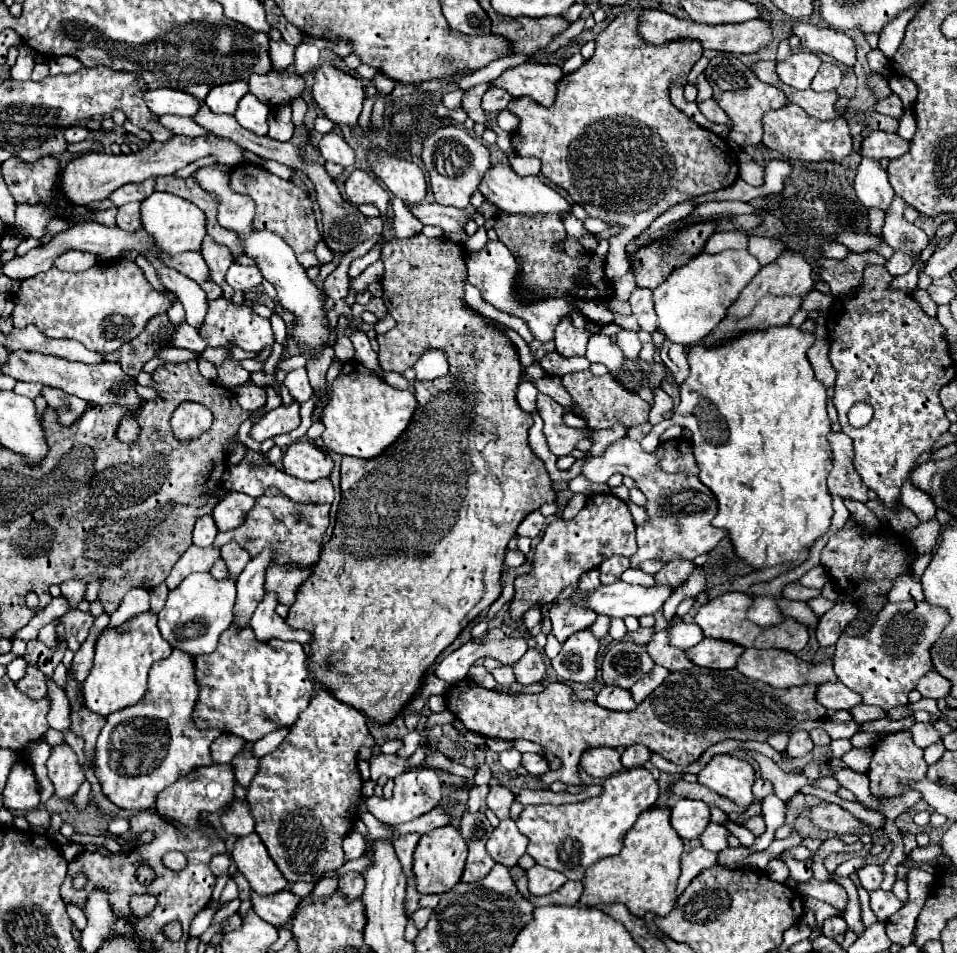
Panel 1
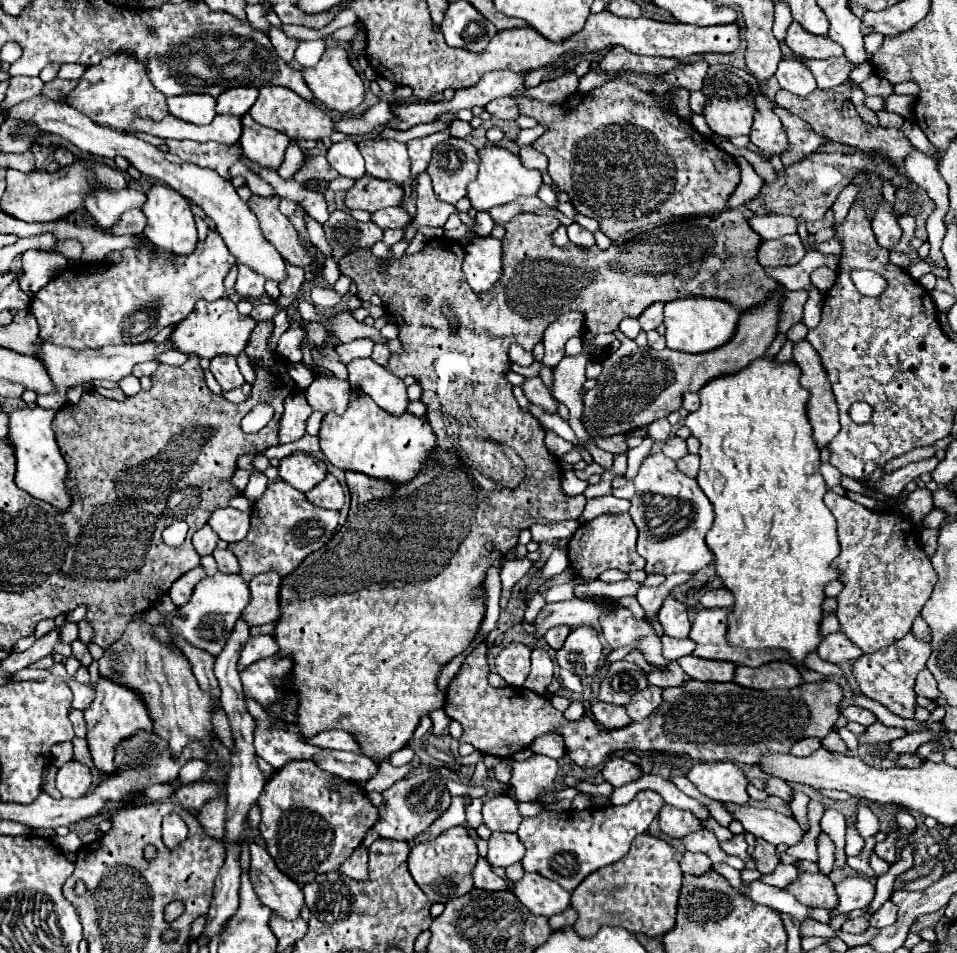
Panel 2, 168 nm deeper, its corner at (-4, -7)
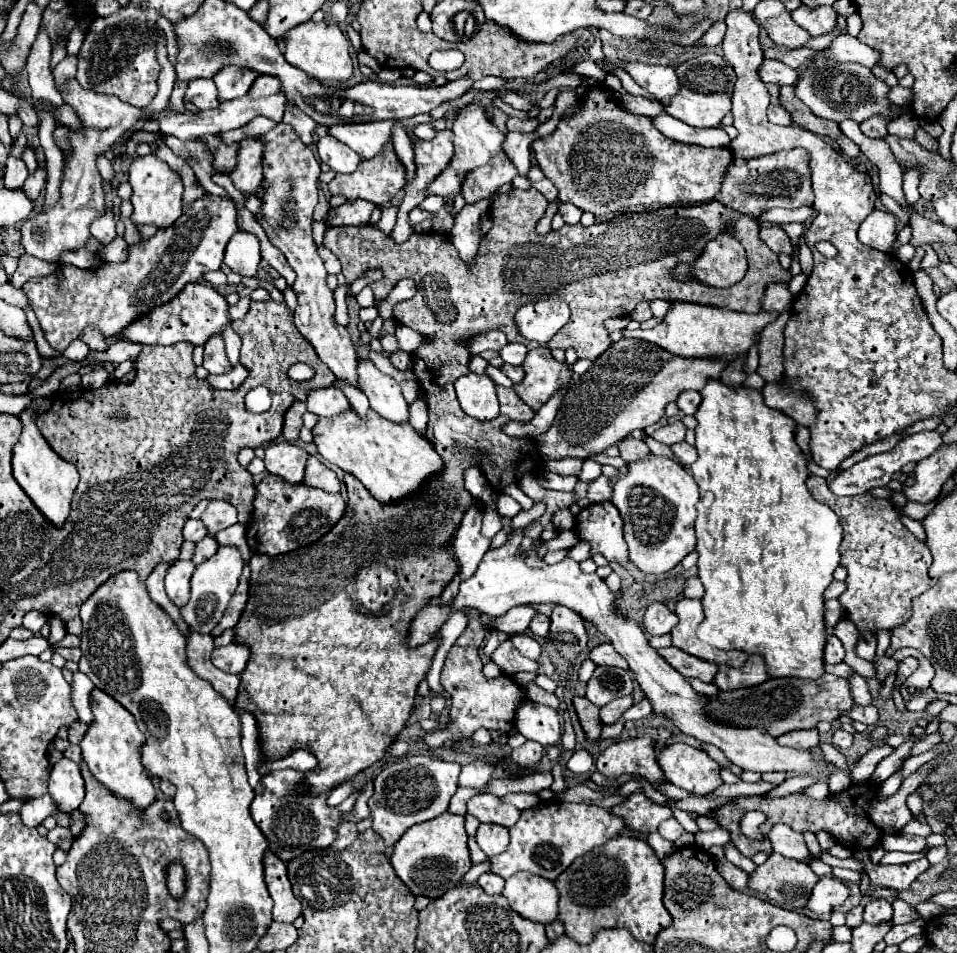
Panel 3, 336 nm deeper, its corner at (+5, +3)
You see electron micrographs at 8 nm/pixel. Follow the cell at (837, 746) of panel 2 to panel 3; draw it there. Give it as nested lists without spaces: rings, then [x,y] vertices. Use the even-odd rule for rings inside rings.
[[[841,729],[833,731],[833,745],[841,747],[841,749],[847,749],[847,747],[851,747],[851,743],[853,743],[853,735],[849,735],[849,733],[841,731]]]

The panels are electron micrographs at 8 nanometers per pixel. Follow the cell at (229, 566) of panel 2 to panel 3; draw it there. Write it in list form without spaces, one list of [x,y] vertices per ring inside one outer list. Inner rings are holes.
[[[207,535],[207,537],[203,537],[201,541],[197,541],[195,543],[195,553],[193,553],[193,557],[191,557],[191,561],[195,563],[195,565],[199,565],[199,563],[203,563],[205,559],[209,559],[215,551],[217,551],[217,541],[211,537],[211,535]]]

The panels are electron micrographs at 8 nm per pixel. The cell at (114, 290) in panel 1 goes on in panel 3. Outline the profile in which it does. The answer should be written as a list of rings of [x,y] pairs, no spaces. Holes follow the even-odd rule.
[[[205,193],[201,199],[183,207],[183,215],[175,225],[159,229],[157,235],[147,241],[129,245],[129,259],[125,263],[105,263],[105,267],[95,273],[63,265],[65,279],[61,283],[57,283],[59,279],[55,275],[29,279],[23,291],[33,305],[49,345],[63,353],[85,325],[95,325],[105,337],[113,337],[139,315],[171,301],[187,283],[195,283],[203,273],[219,269],[225,245],[239,229],[235,215],[235,205],[229,199]]]

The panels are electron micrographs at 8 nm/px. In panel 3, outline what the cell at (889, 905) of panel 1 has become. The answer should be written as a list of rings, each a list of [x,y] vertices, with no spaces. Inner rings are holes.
[[[871,899],[865,905],[865,915],[863,915],[865,923],[871,925],[881,925],[881,923],[889,923],[893,919],[893,907],[889,901],[885,899]]]

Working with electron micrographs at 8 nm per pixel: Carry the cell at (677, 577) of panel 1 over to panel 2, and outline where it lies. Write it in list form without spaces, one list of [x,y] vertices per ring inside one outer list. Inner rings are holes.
[[[668,595],[662,603],[662,609],[658,613],[658,621],[664,629],[666,635],[670,637],[688,637],[690,633],[690,619],[688,619],[688,607],[684,603],[680,603],[678,599],[674,599],[672,595]]]

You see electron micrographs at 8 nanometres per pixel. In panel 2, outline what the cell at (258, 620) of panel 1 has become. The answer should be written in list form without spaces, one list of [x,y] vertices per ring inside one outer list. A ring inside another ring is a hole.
[[[254,635],[250,637],[250,641],[246,643],[242,655],[240,655],[240,663],[238,669],[248,667],[250,663],[258,661],[258,659],[266,659],[278,653],[278,643],[274,639],[274,635]]]

